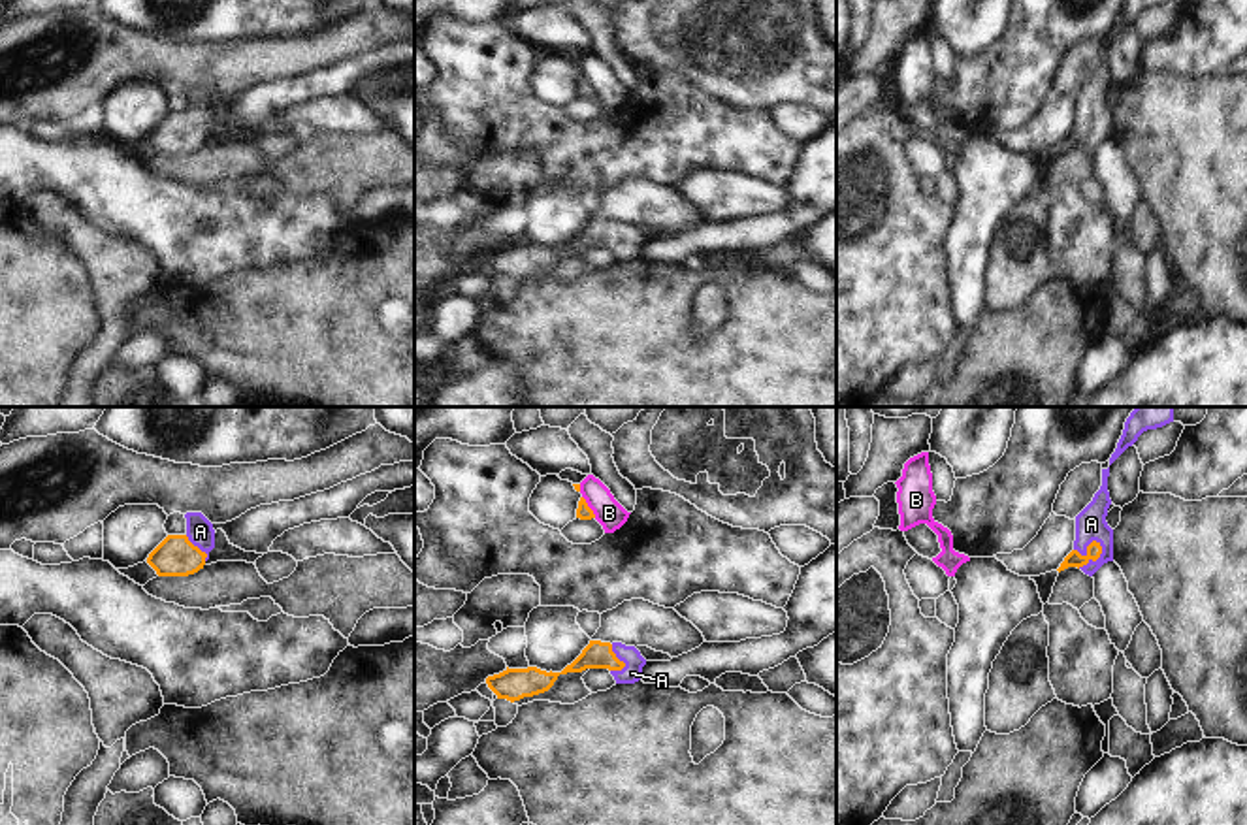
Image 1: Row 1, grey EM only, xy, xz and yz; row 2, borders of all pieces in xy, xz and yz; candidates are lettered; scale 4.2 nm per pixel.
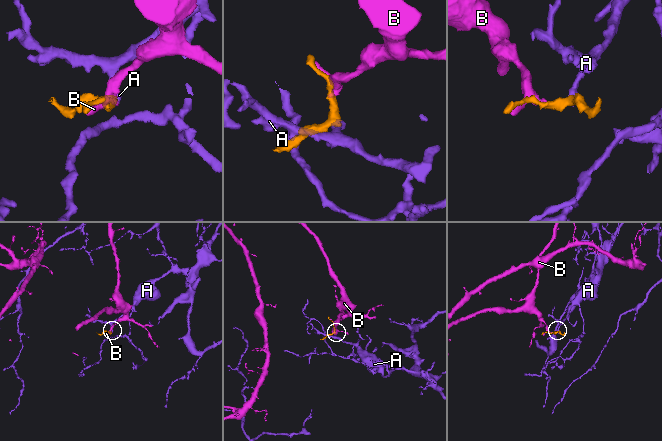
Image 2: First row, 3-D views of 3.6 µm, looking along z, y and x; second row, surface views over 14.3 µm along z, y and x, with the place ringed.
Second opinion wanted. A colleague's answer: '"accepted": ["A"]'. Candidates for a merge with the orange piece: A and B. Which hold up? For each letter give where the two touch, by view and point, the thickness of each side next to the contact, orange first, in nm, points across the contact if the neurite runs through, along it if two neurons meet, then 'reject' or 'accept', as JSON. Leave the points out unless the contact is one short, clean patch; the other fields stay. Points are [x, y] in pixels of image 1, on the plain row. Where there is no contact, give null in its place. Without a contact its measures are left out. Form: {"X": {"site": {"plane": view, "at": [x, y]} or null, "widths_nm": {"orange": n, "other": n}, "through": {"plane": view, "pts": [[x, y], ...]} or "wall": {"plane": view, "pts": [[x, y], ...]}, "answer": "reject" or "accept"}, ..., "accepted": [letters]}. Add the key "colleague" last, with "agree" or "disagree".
{"A": {"site": {"plane": "yz", "at": [1095, 138]}, "widths_nm": {"orange": 70, "other": 130}, "through": {"plane": "yz", "pts": [[1074, 136], [1095, 138], [1101, 125], [1091, 102]]}, "answer": "accept"}, "B": {"site": {"plane": "xz", "at": [588, 85]}, "widths_nm": {"orange": 60, "other": 120}, "answer": "reject"}, "accepted": ["A"], "colleague": "agree"}

